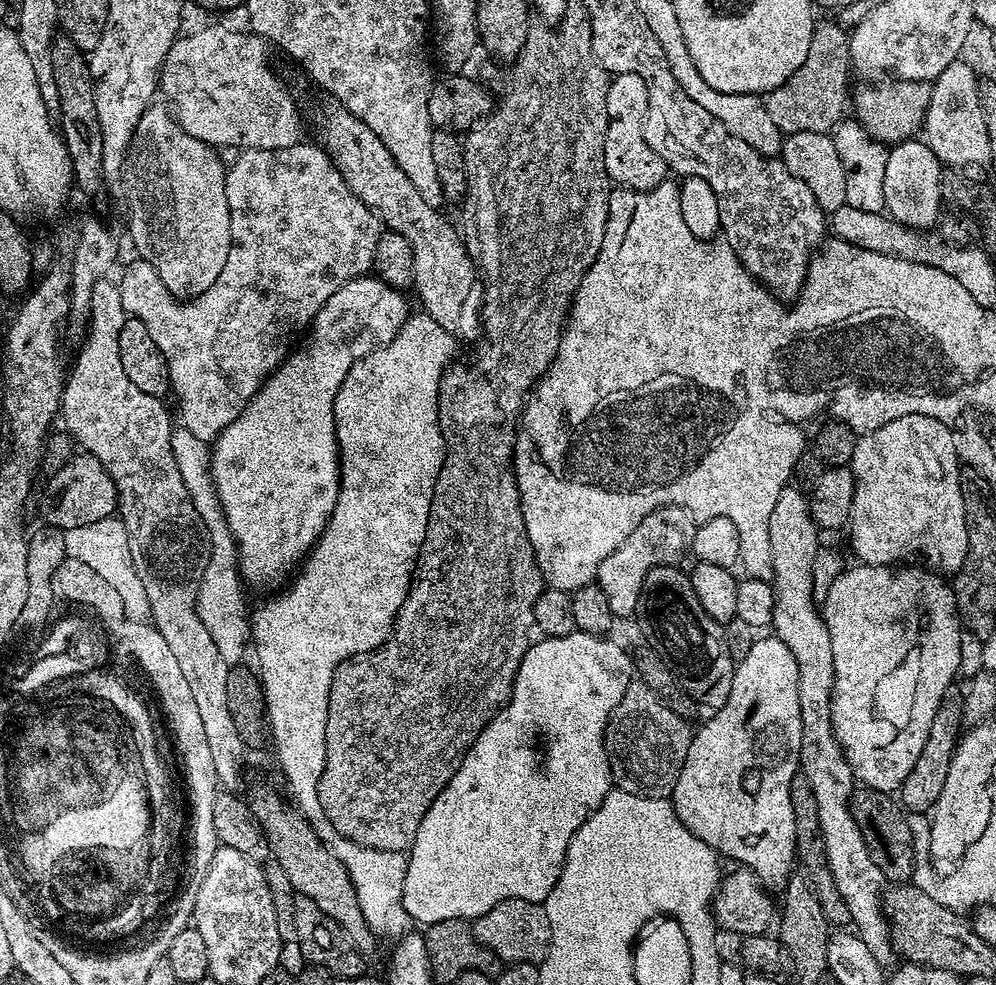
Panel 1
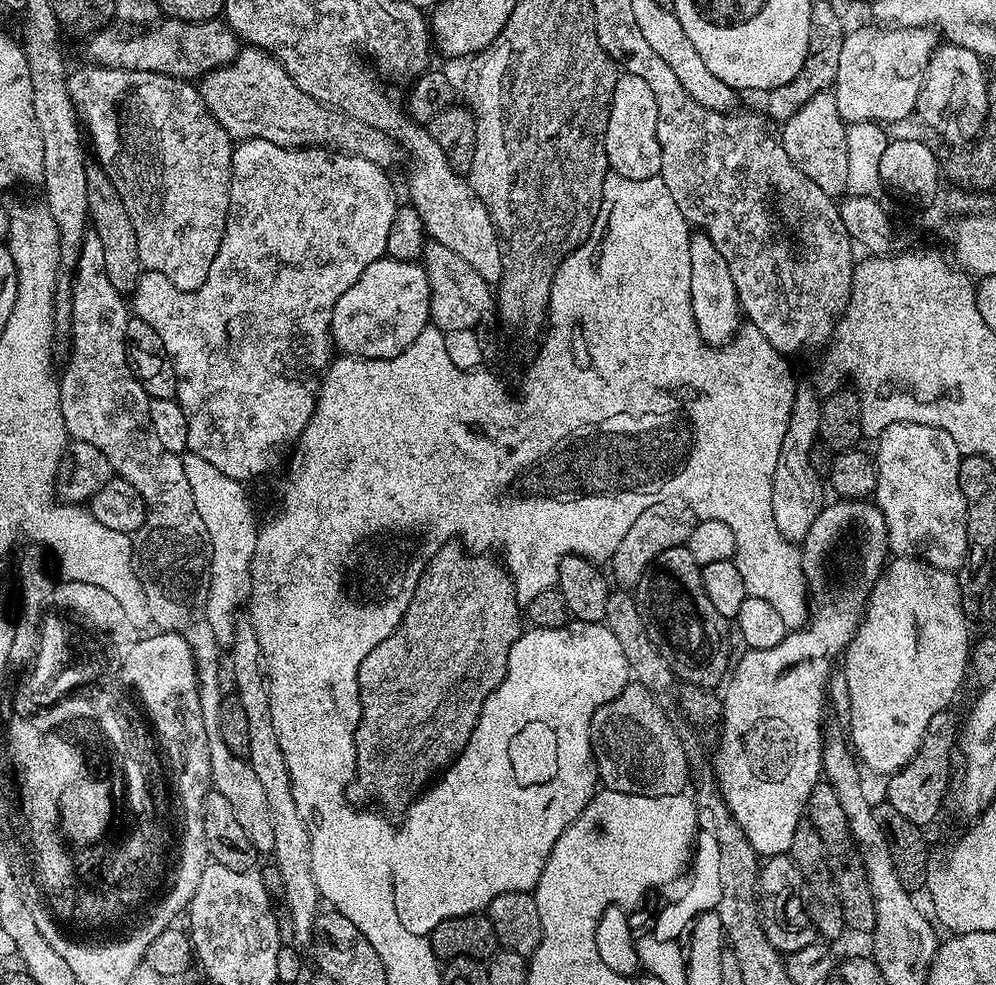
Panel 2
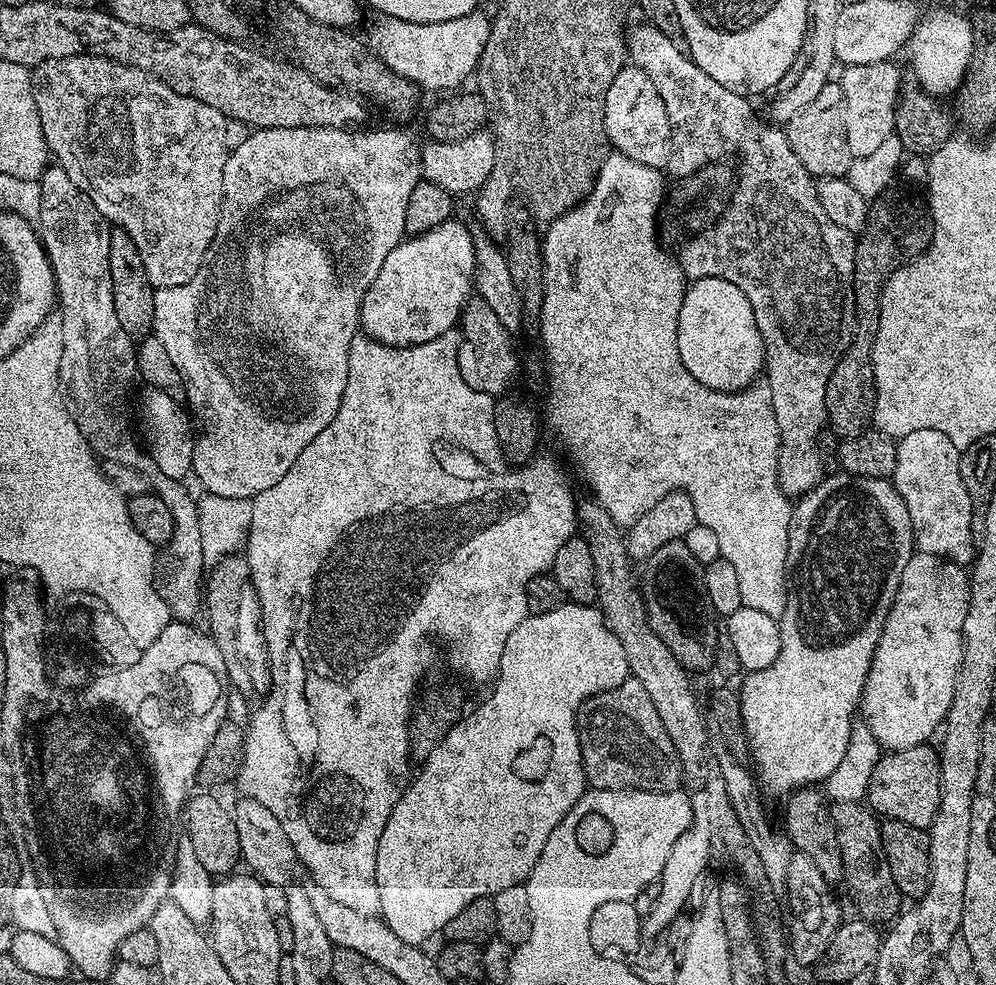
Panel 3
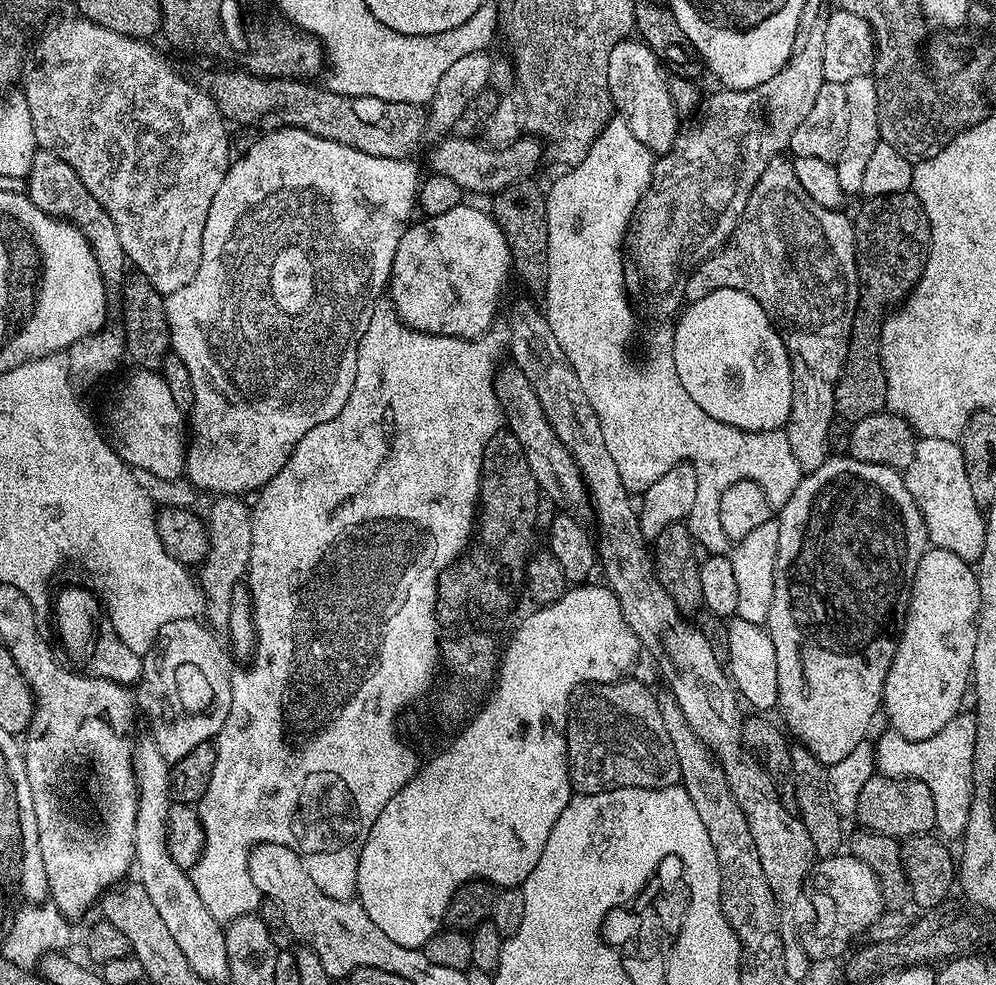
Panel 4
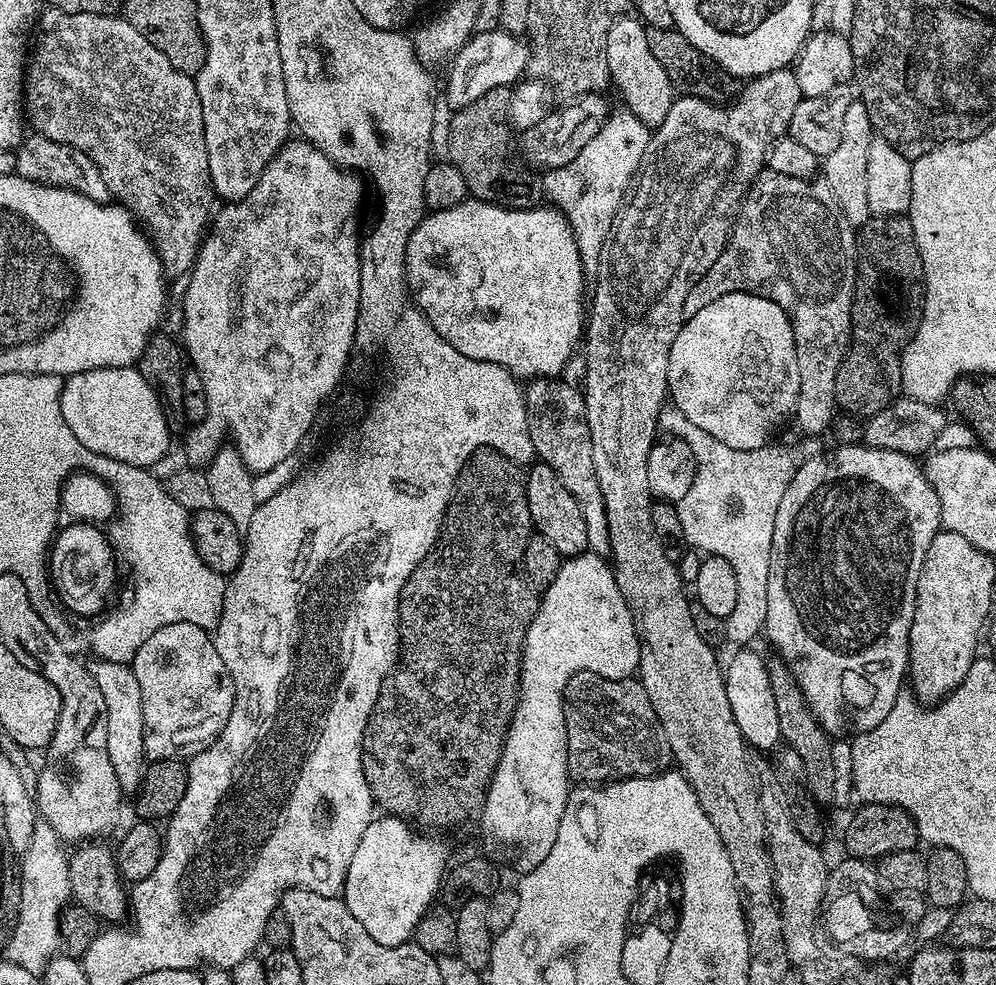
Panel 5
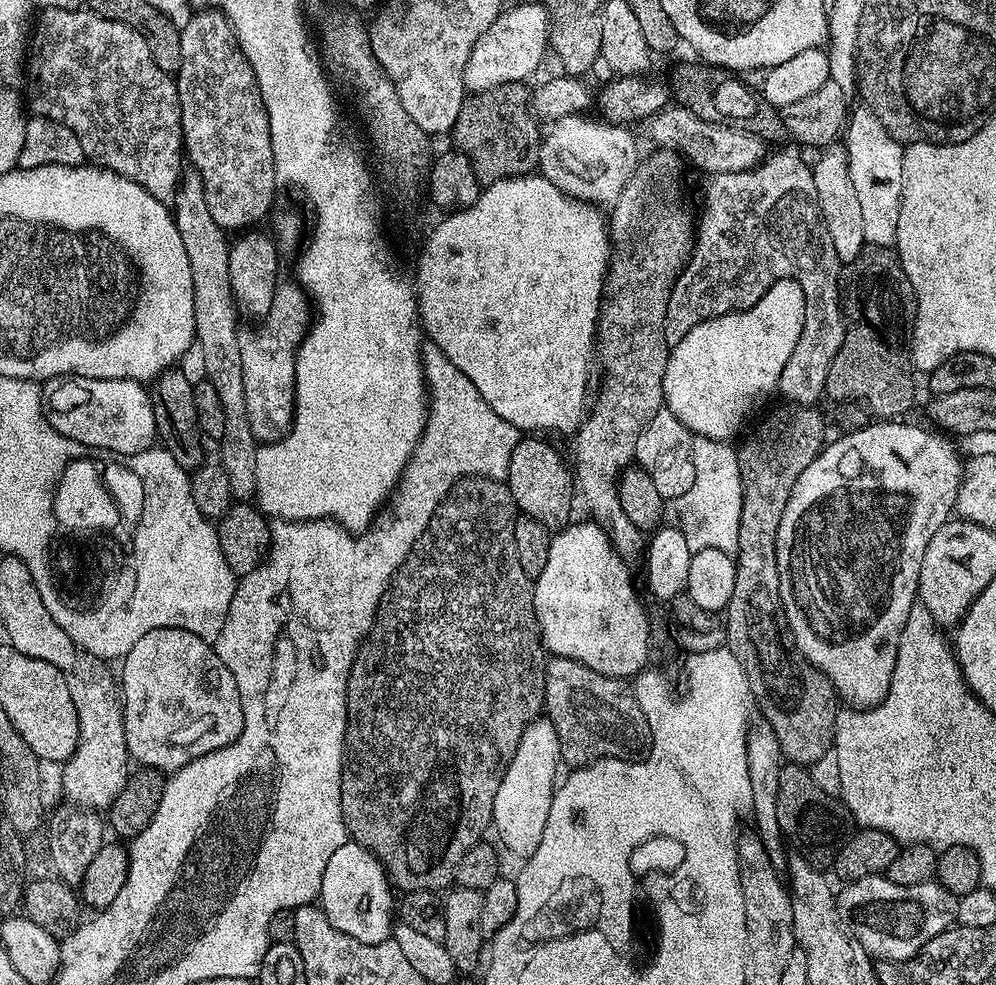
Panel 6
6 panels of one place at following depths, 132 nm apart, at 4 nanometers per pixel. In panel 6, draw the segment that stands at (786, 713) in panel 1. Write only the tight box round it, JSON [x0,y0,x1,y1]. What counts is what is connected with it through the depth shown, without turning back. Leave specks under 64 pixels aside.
[776,419,965,710]

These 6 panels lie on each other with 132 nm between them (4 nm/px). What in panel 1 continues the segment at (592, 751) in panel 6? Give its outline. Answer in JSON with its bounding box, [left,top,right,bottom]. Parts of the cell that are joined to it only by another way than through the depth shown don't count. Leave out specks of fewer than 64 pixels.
[604,682,693,798]

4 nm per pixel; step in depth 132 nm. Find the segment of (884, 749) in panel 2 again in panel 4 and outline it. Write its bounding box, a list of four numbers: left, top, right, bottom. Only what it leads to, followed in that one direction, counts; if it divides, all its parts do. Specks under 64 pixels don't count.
[883,547,980,740]

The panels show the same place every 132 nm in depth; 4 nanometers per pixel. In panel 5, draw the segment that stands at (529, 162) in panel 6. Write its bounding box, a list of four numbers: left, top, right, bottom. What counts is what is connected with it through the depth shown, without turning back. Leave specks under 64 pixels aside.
[447,86,542,208]

